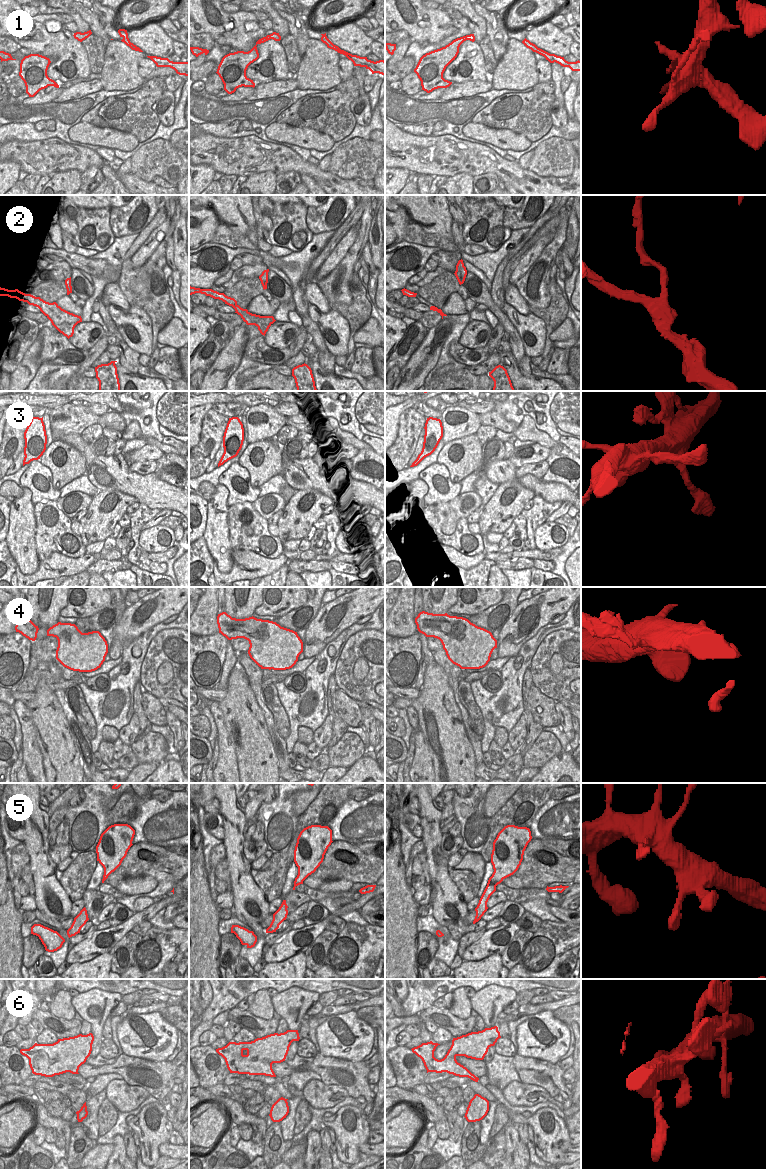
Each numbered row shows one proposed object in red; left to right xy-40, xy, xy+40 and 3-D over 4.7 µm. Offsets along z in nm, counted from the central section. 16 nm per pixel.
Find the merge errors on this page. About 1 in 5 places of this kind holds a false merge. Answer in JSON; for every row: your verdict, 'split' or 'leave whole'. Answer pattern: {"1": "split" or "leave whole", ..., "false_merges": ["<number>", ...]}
{"1": "split", "2": "split", "3": "leave whole", "4": "leave whole", "5": "leave whole", "6": "leave whole", "false_merges": ["1", "2"]}

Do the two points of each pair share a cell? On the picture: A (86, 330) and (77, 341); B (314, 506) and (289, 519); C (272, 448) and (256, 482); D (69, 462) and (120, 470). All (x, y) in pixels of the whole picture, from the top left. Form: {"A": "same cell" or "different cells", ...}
{"A": "same cell", "B": "same cell", "C": "same cell", "D": "different cells"}

